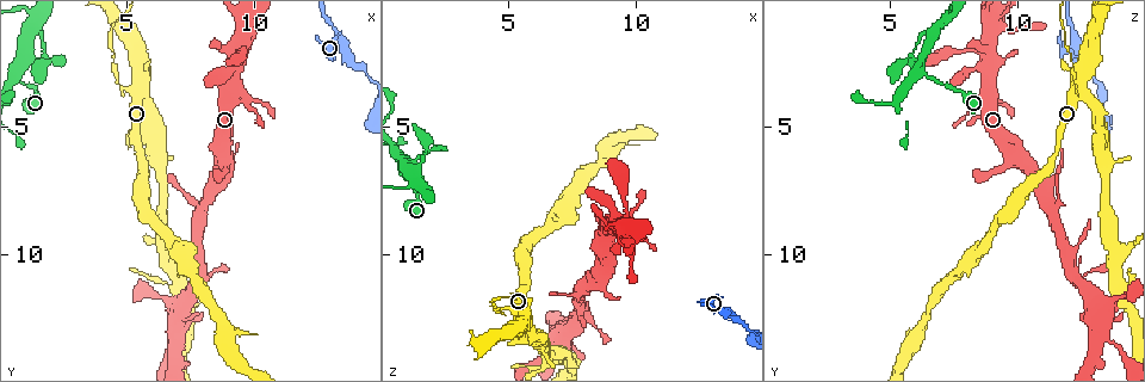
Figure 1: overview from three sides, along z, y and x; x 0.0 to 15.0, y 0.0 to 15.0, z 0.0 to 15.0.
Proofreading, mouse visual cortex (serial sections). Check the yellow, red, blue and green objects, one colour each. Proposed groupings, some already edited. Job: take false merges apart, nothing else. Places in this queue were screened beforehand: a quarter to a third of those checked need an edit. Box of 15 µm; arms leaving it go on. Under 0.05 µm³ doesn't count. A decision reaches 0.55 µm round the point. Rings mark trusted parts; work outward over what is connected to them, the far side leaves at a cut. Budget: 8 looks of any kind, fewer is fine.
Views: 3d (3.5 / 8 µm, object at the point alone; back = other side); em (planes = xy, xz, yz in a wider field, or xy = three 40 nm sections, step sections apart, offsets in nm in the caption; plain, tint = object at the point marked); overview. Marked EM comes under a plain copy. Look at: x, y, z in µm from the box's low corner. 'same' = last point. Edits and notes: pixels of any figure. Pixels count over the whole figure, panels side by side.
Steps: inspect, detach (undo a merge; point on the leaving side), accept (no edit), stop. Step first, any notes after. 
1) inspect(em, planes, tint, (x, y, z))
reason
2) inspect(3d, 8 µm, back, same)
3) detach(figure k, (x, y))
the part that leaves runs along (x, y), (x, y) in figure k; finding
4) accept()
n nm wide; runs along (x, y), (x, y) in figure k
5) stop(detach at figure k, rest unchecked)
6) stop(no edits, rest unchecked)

inspect(3d, 3.5 µm, (5.6, 3.6, 12.4))
four-way junction

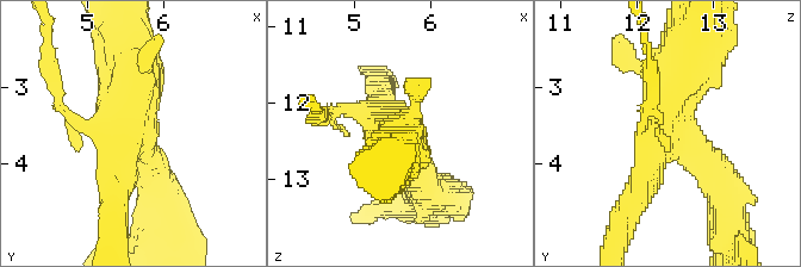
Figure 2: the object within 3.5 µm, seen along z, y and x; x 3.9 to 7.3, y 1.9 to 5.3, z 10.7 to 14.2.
inspect(em, xy, step 3, tint, (5.65, 3.65, 12.50))
4 arms; arms of 200, 350, 450, 700 nm; now the EM

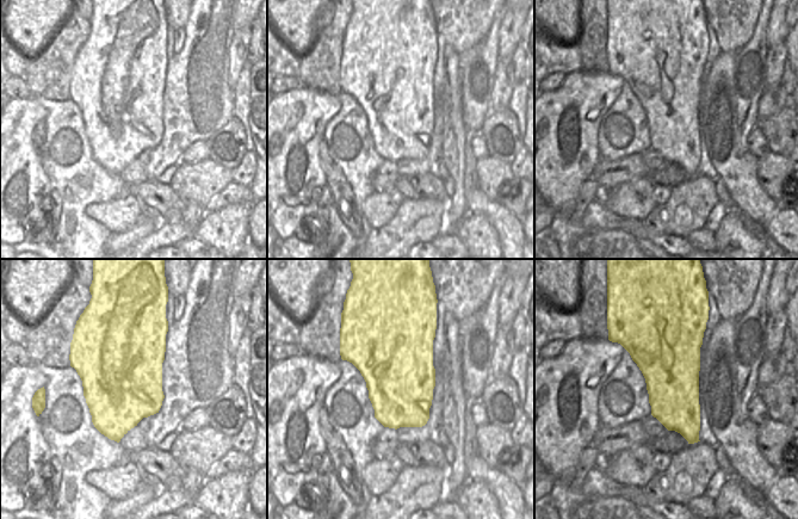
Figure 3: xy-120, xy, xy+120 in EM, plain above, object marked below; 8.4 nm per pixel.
accept()
runs along (382, 98), (424, 190) in figure 2; all the same cell

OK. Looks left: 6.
inspect(3d, 8 µm, (13.8, 2.6, 12.6))
a narrow waist

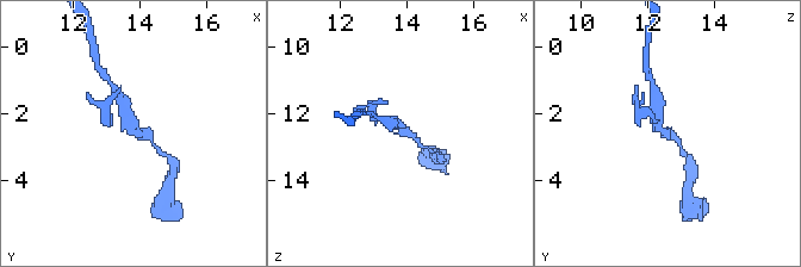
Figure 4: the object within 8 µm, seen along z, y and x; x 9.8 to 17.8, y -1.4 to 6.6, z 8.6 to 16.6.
inspect(em, xy, step 5, tint, (13.8, 2.5, 12.5))
arms of 100, 150 nm

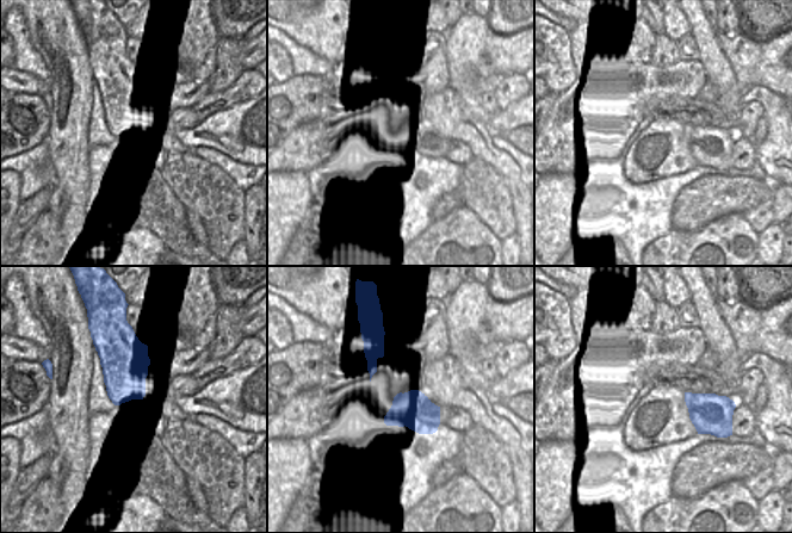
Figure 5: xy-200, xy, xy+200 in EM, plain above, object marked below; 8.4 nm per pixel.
detach(figure 4, (150, 137))
the part that leaves runs along (135, 130), (148, 135), (167, 157) in figure 4; a second cell is stuck on

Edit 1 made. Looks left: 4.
inspect(overview)
see it whole again

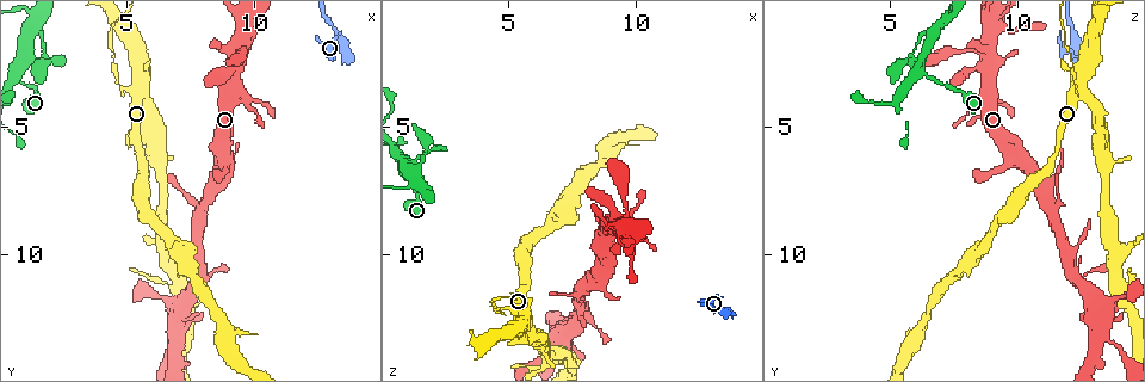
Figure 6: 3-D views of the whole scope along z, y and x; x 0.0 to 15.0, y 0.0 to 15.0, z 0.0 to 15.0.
inspect(3d, 3.5 µm, (1.8, 2.3, 6.0))
sudden change in width

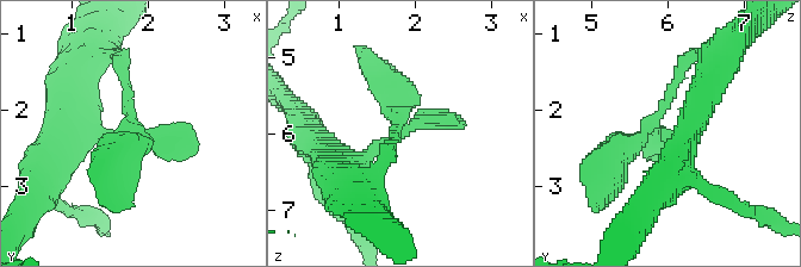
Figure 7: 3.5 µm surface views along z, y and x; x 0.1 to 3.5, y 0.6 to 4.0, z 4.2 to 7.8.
accept()
runs along (327, 147), (360, 159), (396, 135), (378, 76) in figure 7; continuous, no second cell

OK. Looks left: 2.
stop(detach at figure 4, rest unchecked)

